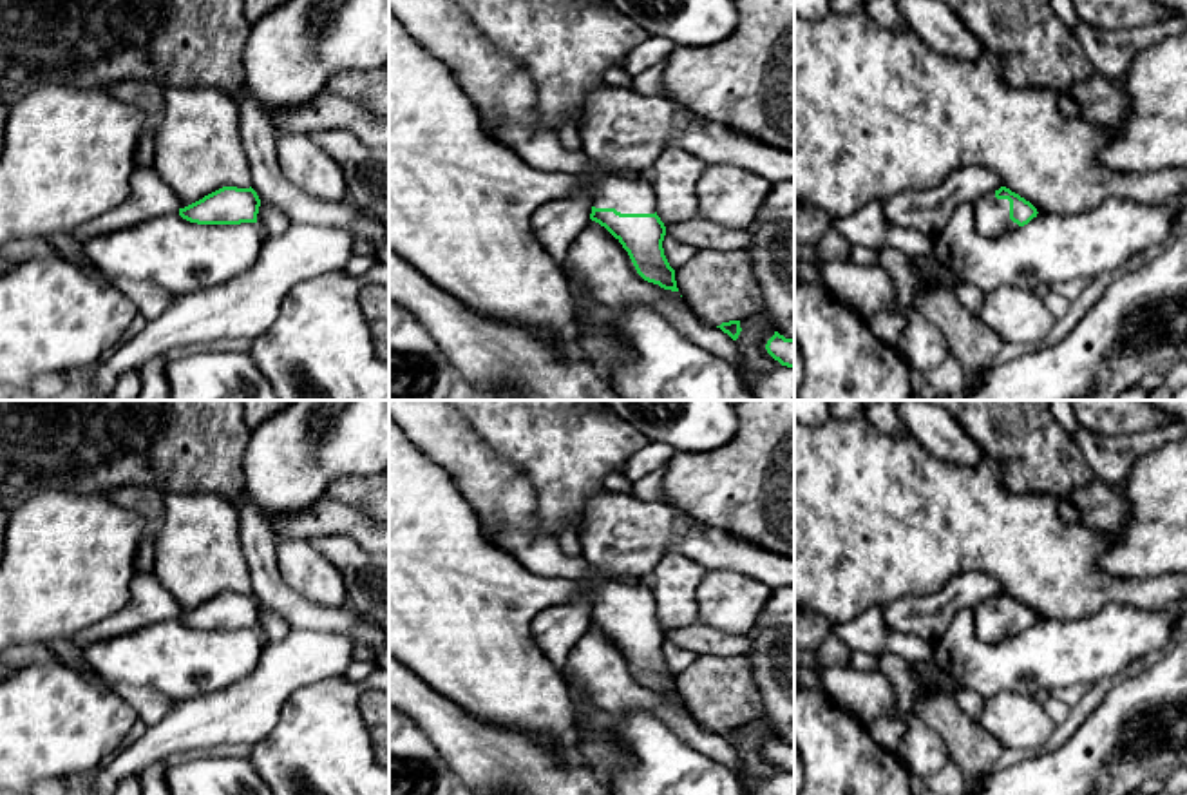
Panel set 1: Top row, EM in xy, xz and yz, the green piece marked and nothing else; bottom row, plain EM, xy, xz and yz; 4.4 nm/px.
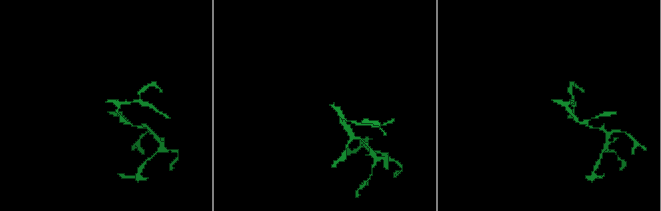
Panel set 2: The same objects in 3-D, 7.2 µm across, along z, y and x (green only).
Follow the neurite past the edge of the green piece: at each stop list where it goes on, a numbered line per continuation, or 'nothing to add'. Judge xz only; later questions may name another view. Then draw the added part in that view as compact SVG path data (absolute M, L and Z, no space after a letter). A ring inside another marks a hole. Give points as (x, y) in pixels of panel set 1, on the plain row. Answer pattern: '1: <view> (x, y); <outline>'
1: xz (460, 609); M389 417L389 654L432 690L472 717L527 735L574 739L575 712L568 685L536 647L532 619L556 605L584 596L595 614L621 619L655 619L657 608L648 581L608 581L581 587L574 578L545 578L530 572L512 554L489 541L480 518L451 474L429 460Z

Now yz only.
1: yz (992, 622); M995 598L975 607L973 618L975 632L981 641L997 643L1019 634L1019 630L1010 625L1010 607L997 605Z

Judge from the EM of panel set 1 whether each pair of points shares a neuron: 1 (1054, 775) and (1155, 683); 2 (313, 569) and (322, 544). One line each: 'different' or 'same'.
1: same
2: different

